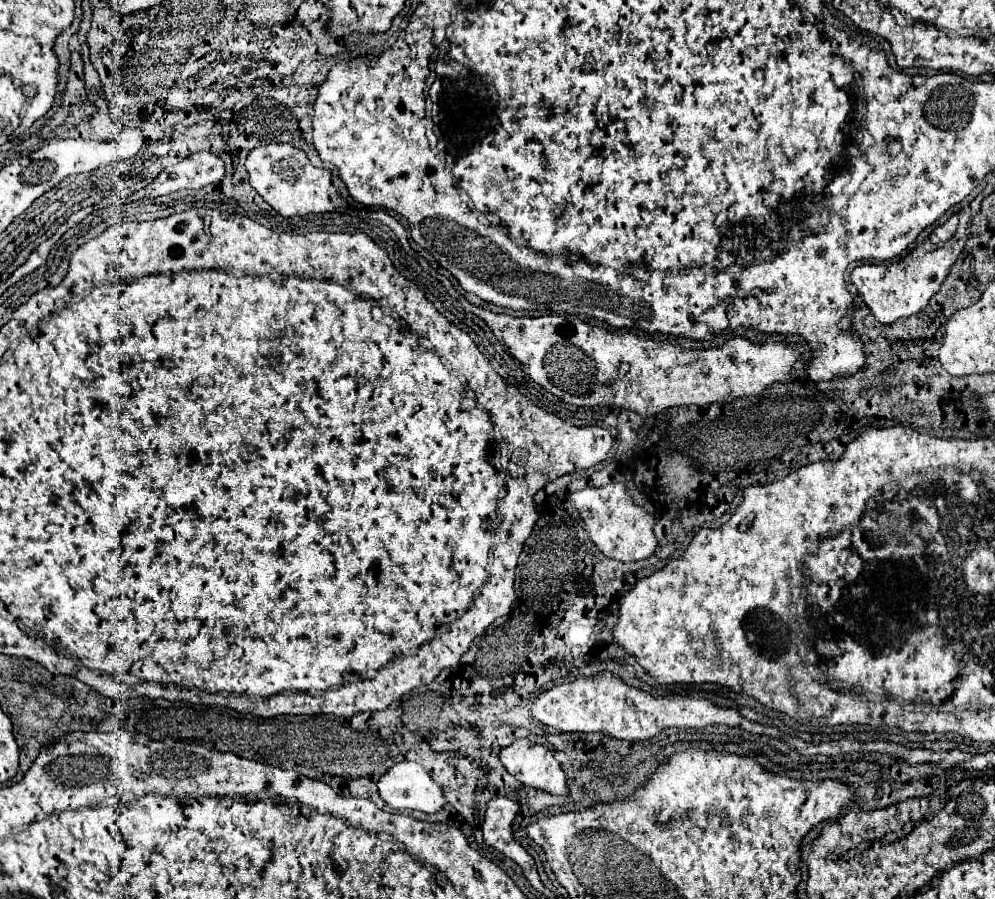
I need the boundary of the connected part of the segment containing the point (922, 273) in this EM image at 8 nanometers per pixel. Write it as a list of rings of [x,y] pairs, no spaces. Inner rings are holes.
[[[979,197],[975,201],[971,201],[967,207],[963,207],[959,213],[951,215],[943,225],[937,225],[927,239],[929,243],[919,245],[917,249],[913,249],[907,255],[909,261],[901,259],[899,263],[895,261],[895,263],[887,263],[887,265],[871,263],[871,265],[859,265],[853,269],[851,281],[859,289],[859,293],[863,295],[863,301],[867,303],[867,307],[871,309],[871,313],[877,317],[879,323],[891,325],[897,319],[911,317],[927,307],[929,299],[939,291],[951,265],[957,261],[959,253],[963,251],[965,243],[961,243],[961,241],[965,237],[968,239],[971,235],[970,226],[975,211],[979,207],[977,201],[979,201]],[[961,228],[963,228],[963,235],[959,235]]]

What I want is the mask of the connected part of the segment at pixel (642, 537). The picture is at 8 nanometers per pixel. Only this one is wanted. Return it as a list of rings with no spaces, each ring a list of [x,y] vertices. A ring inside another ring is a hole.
[[[611,483],[605,487],[585,487],[581,491],[571,493],[567,501],[571,501],[573,507],[579,511],[591,535],[591,541],[605,557],[631,563],[647,559],[655,551],[657,547],[657,539],[653,535],[655,519],[643,507],[637,507],[633,503],[623,483]]]

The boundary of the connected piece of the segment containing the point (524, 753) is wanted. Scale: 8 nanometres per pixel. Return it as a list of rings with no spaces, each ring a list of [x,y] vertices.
[[[517,739],[499,753],[505,769],[525,787],[535,787],[551,795],[569,795],[567,775],[555,755],[529,739]]]

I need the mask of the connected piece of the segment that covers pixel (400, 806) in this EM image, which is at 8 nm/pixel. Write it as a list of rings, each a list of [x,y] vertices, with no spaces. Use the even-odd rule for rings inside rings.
[[[411,761],[397,763],[379,779],[379,795],[389,807],[393,807],[397,811],[413,809],[413,811],[423,811],[423,813],[439,813],[447,803],[447,799],[443,795],[443,787],[439,787],[431,779],[429,771],[423,765],[411,763]]]

